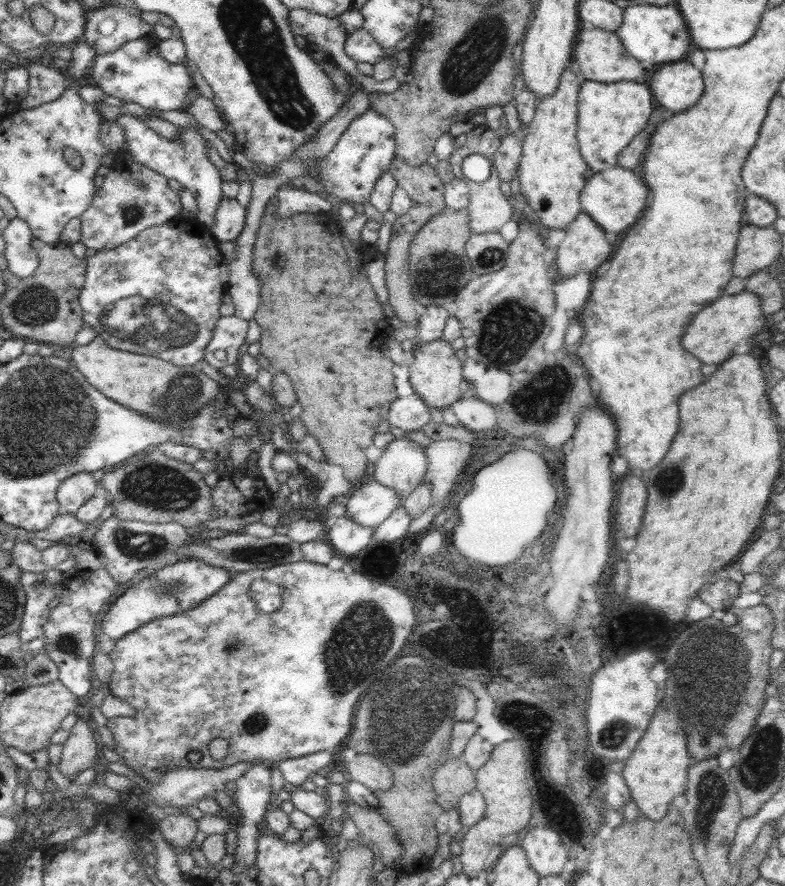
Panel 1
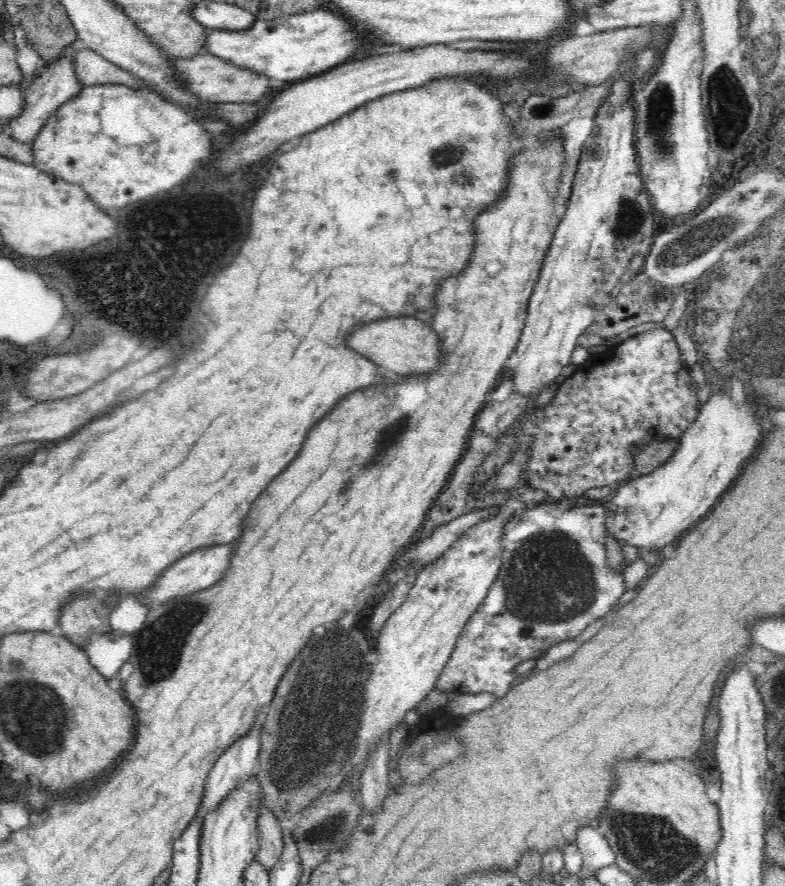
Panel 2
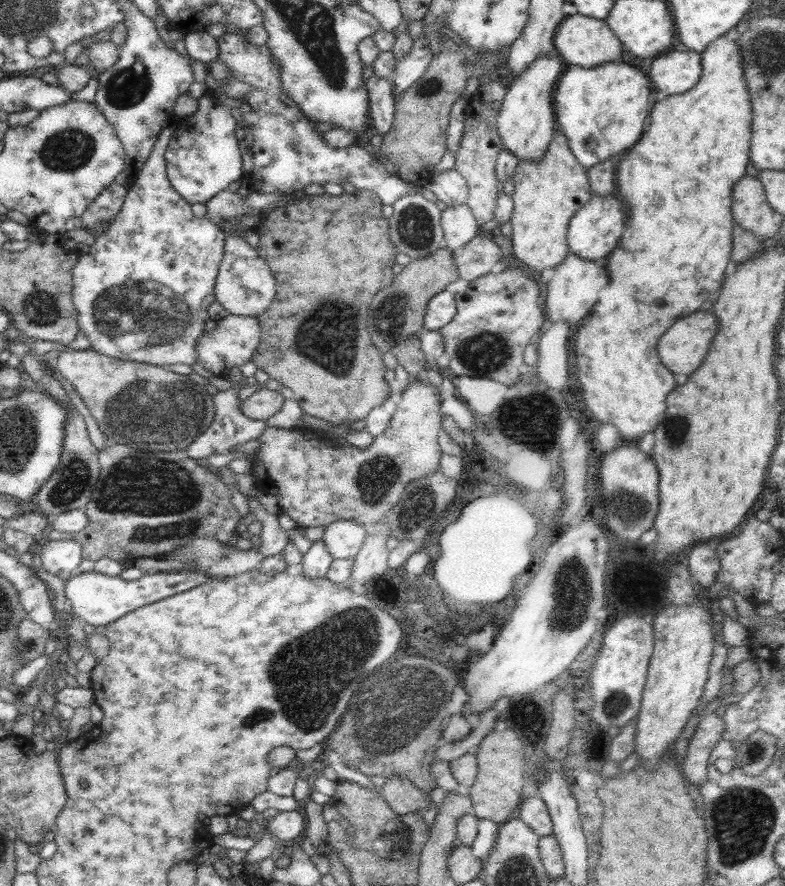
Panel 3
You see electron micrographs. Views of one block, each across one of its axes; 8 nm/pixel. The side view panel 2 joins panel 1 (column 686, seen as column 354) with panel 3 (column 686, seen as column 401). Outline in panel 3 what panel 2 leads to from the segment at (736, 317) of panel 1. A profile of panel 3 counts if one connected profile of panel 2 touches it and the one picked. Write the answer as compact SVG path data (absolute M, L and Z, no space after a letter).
M694 312L678 320L658 342L660 361L674 374L692 374L710 350L708 340L718 332L718 317L708 312Z

